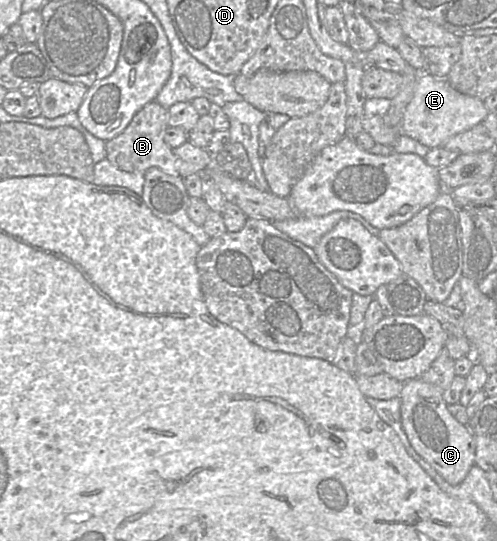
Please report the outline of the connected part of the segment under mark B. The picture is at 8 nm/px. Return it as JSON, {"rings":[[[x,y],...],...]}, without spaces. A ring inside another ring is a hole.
{"rings":[[[153,100],[147,103],[132,118],[129,125],[115,138],[106,141],[106,158],[117,169],[126,172],[142,172],[155,167],[163,172],[184,178],[192,174],[204,175],[207,166],[186,162],[177,157],[173,149],[164,141],[164,134],[168,128],[169,112]]]}

